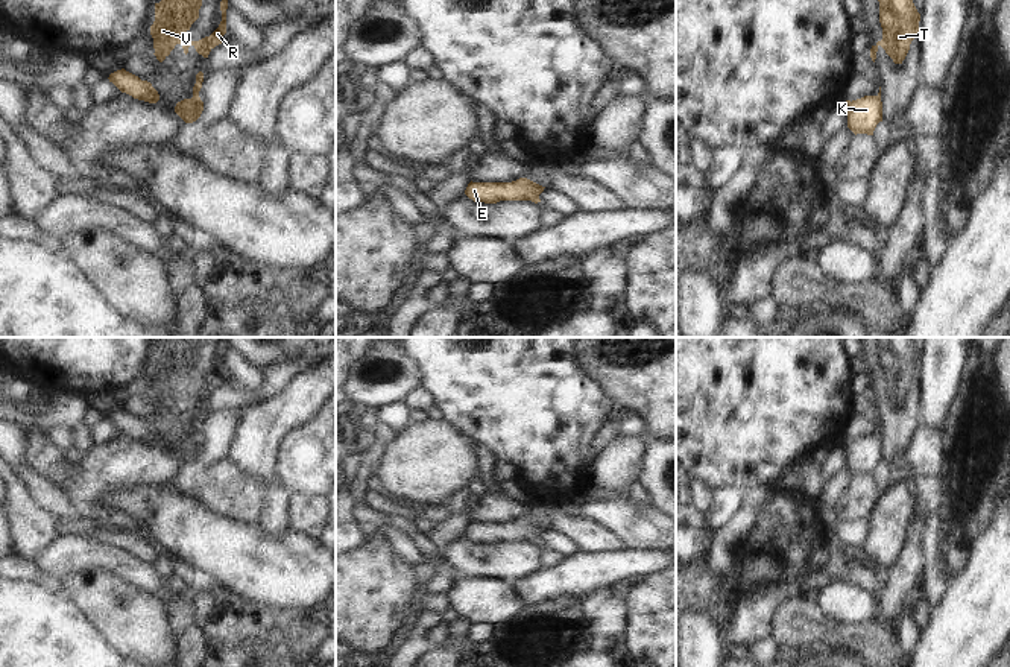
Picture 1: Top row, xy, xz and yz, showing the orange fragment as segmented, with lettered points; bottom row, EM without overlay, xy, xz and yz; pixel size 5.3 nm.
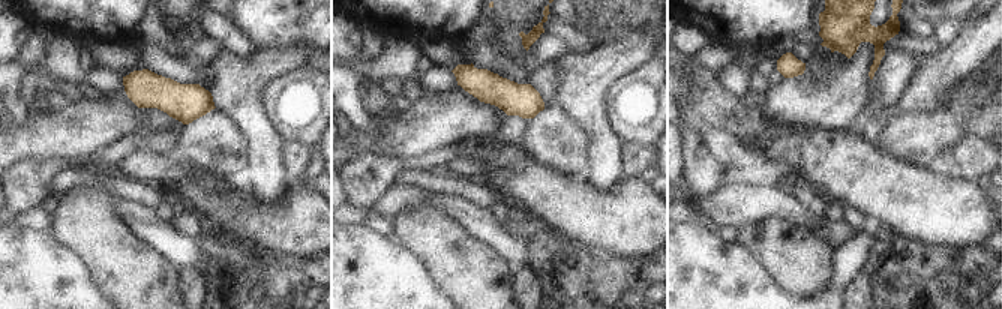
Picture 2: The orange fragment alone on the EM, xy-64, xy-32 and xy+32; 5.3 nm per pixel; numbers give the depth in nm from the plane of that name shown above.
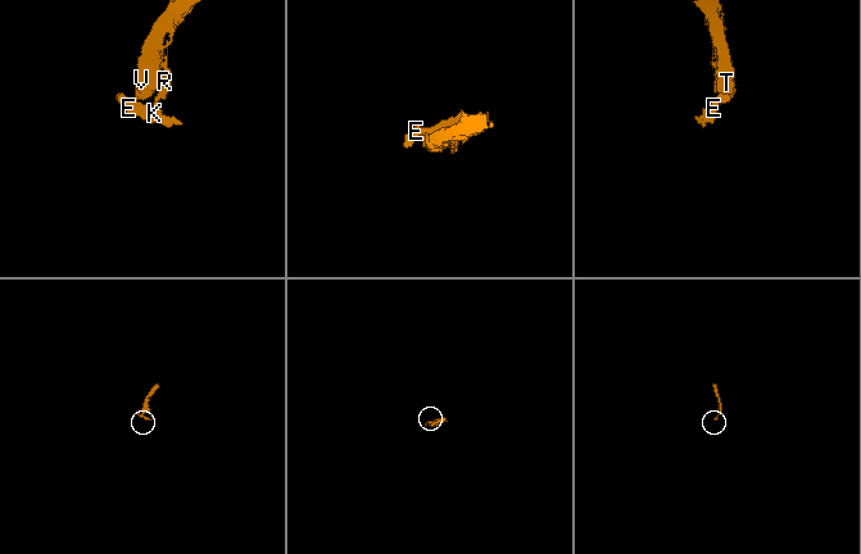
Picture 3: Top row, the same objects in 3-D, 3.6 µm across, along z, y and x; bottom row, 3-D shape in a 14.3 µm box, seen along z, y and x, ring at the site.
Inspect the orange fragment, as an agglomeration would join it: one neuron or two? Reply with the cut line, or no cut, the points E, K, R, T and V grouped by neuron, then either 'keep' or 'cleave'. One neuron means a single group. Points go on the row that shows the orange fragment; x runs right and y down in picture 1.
cut xy (198, 96), (192, 97); groups E K / R T V; cleave

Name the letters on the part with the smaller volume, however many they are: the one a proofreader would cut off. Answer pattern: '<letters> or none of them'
E, K

